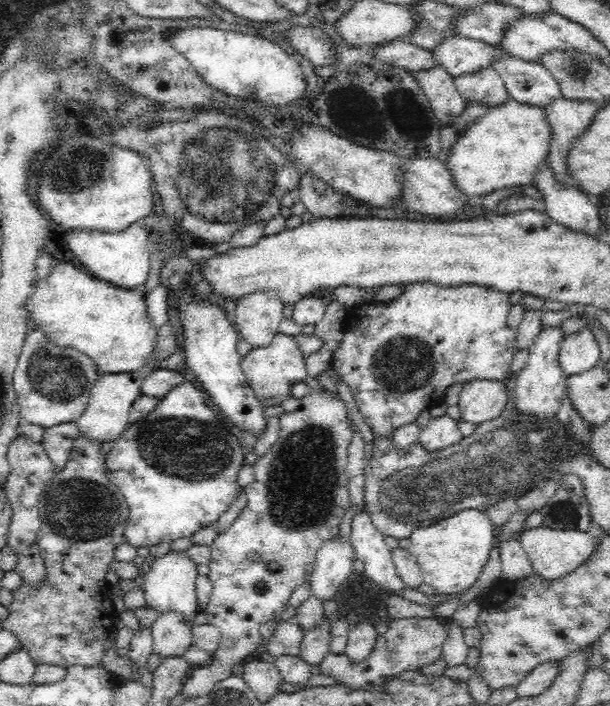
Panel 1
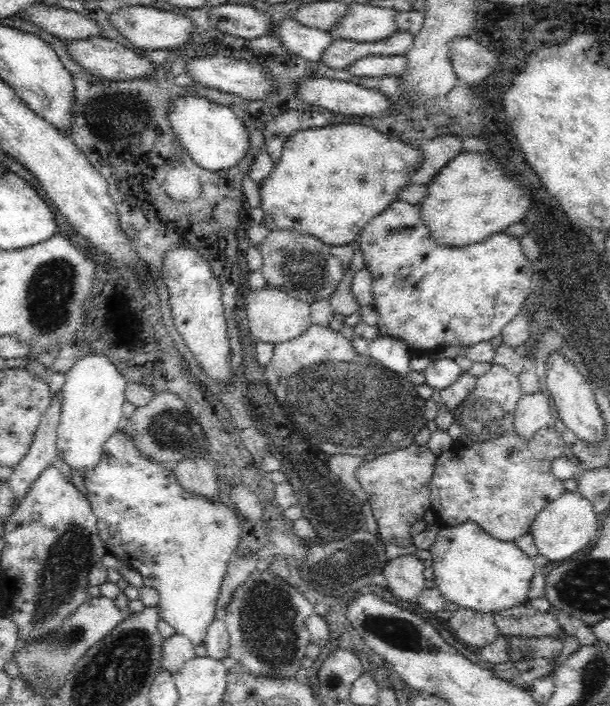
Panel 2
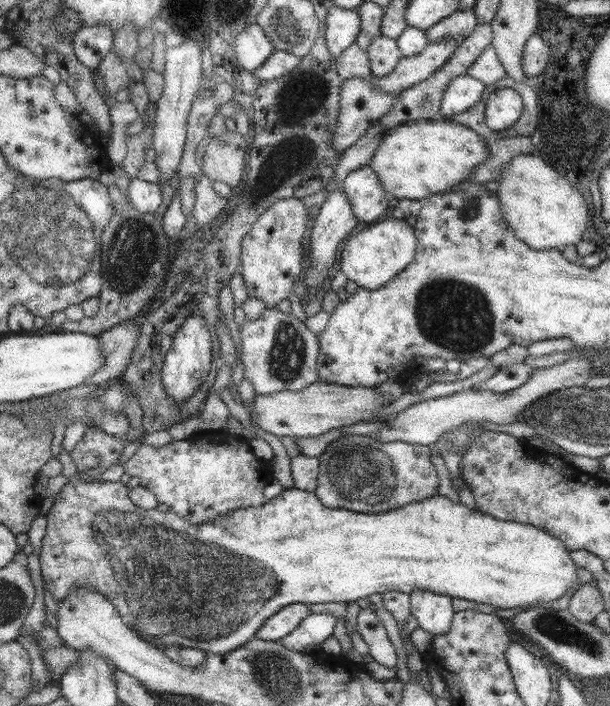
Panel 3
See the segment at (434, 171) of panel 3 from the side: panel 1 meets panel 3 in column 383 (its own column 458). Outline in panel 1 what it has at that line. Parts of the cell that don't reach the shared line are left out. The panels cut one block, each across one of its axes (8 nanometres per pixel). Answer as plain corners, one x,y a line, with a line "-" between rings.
508,98
503,103
489,107
478,120
467,126
450,145
445,156
440,157
445,161
446,169
450,170
453,184
456,184
462,194
483,197
494,190
508,186
533,184
534,172
538,172
538,168
542,166
542,159
546,159
549,154
549,140
549,123
548,120
545,120
541,107

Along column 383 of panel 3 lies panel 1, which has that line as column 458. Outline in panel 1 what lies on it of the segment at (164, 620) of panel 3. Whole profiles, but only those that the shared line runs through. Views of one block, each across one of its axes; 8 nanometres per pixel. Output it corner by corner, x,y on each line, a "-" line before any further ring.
465,508
436,524
414,529
408,550
418,561
424,584
434,587
438,595
454,594
464,591
478,578
489,559
495,533
485,511

